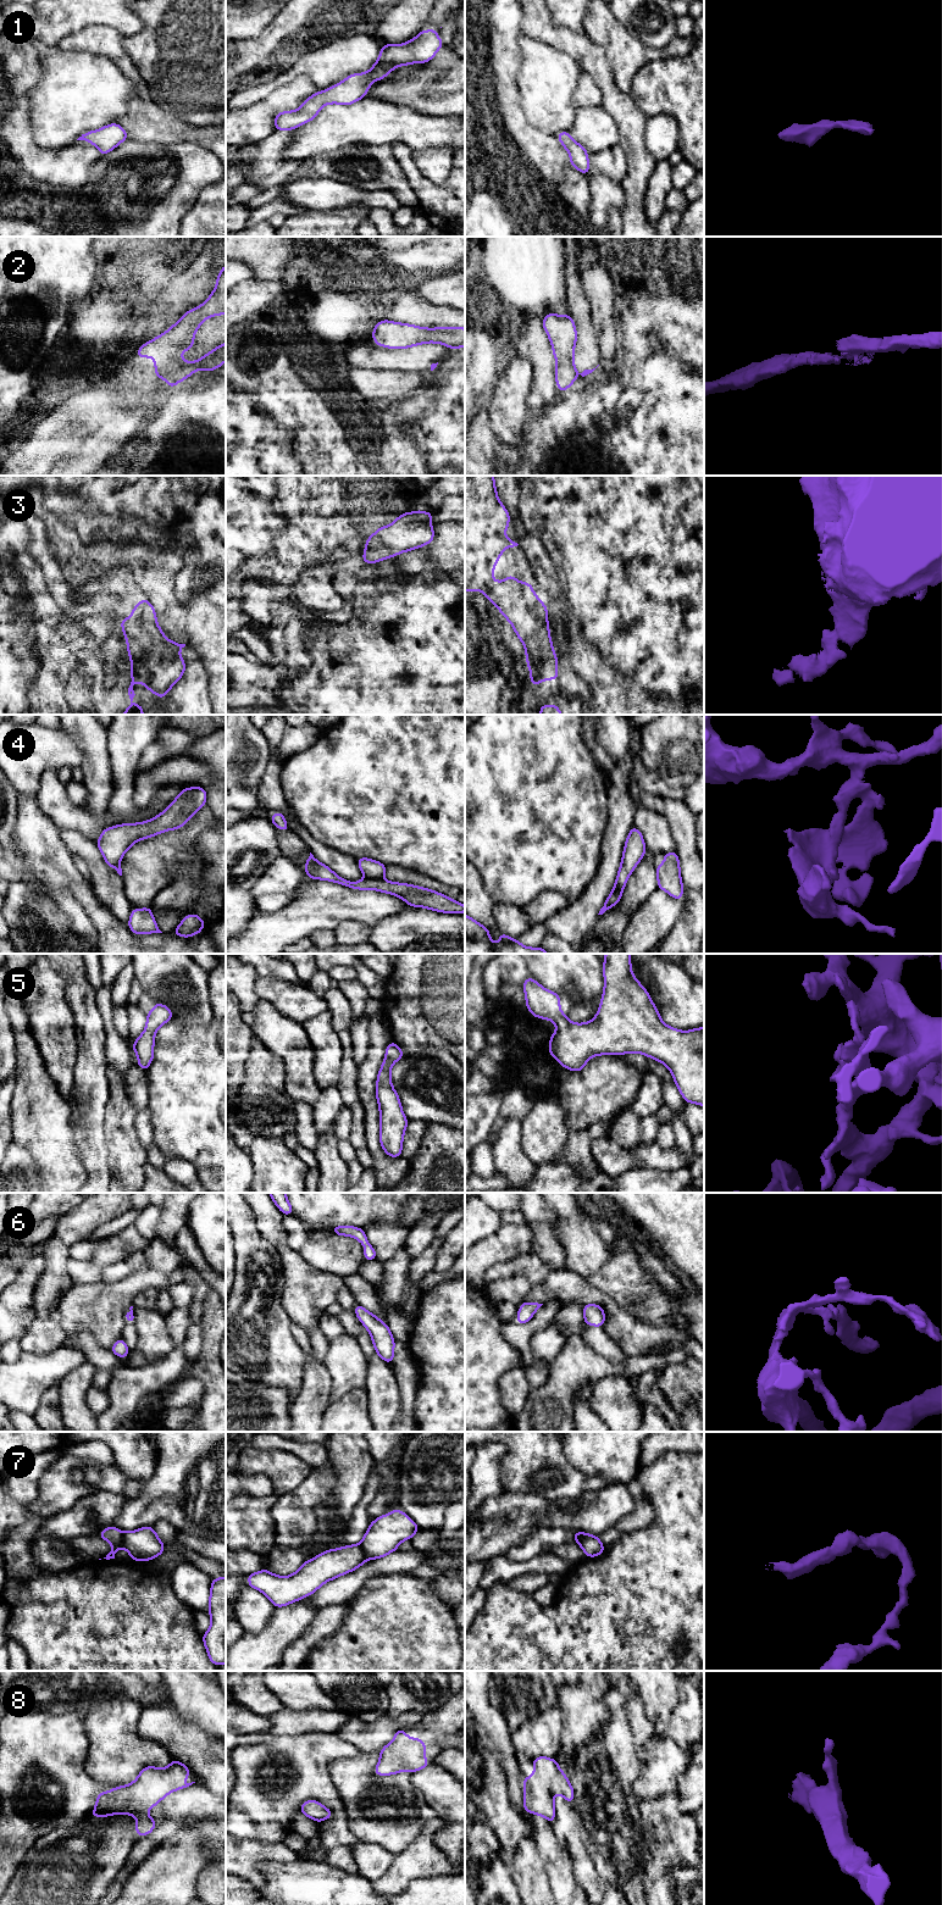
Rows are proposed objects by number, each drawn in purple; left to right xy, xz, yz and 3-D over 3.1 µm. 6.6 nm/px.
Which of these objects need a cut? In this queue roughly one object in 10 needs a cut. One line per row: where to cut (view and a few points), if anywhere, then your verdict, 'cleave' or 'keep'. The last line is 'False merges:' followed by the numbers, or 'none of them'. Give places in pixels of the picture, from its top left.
1: no cut | keep
2: xy (177, 357), (183, 361) | cleave
3: no cut | keep
4: no cut | keep
5: no cut | keep
6: no cut | keep
7: xy (123, 1532), (122, 1547) | cleave
8: no cut | keep
False merges: 2, 7

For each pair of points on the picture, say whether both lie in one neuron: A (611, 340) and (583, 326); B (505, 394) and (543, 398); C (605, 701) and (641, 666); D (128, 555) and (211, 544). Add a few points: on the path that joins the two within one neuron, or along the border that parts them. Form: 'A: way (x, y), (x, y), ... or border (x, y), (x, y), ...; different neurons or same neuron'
A: border (588, 303), (593, 332), (602, 357); different neurons
B: border (532, 366), (532, 383), (528, 394); different neurons
C: way (614, 693), (632, 675); same neuron
D: border (162, 544), (184, 548); different neurons

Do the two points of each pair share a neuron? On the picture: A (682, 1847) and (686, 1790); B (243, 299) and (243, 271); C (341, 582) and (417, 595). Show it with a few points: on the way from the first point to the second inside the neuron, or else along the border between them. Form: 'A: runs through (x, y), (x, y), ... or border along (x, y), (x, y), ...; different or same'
A: border along (676, 1794), (680, 1808), (691, 1815); different
B: border along (253, 277), (238, 284); different
C: border along (358, 581), (350, 599); different

